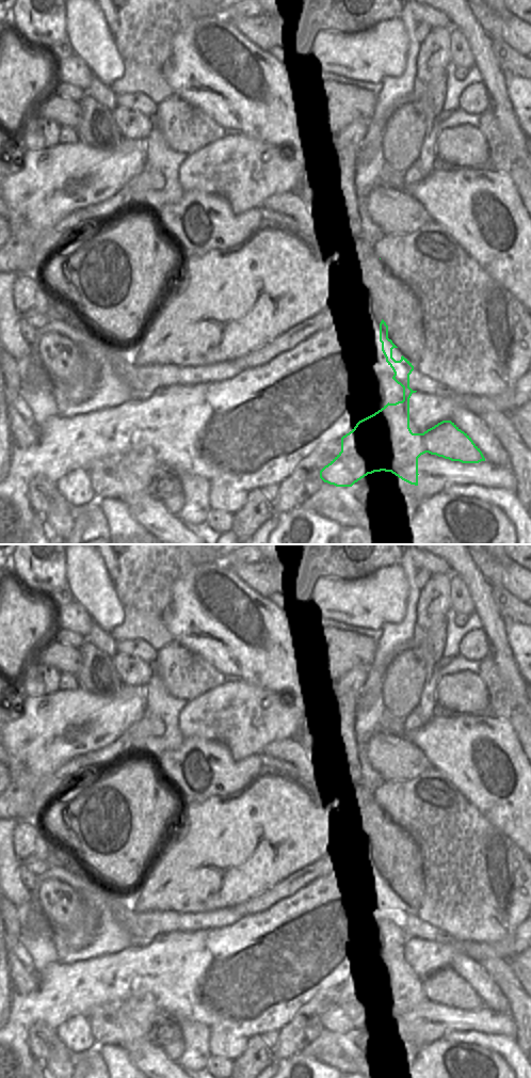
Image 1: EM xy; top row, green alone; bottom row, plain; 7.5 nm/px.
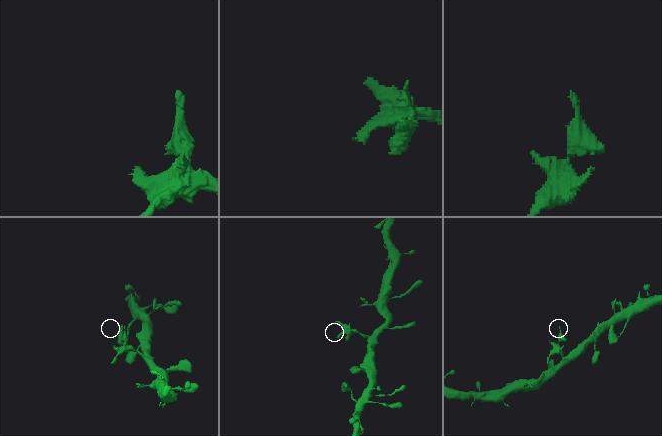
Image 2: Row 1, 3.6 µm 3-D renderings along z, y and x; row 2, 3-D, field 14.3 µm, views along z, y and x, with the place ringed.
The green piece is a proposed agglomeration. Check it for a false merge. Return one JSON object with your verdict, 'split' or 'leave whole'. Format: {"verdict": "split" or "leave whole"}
{"verdict": "leave whole"}

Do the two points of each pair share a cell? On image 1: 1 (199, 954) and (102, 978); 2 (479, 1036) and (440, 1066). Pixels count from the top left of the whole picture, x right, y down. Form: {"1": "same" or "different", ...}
{"1": "same", "2": "different"}

